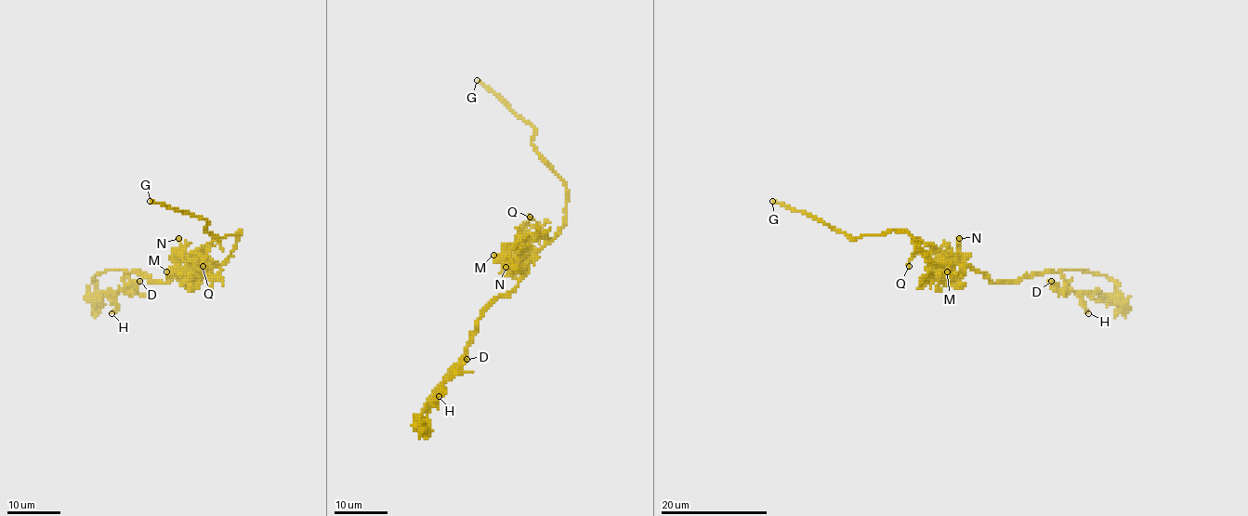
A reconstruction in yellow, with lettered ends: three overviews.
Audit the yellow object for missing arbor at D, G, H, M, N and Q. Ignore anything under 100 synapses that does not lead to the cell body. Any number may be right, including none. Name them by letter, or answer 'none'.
G

